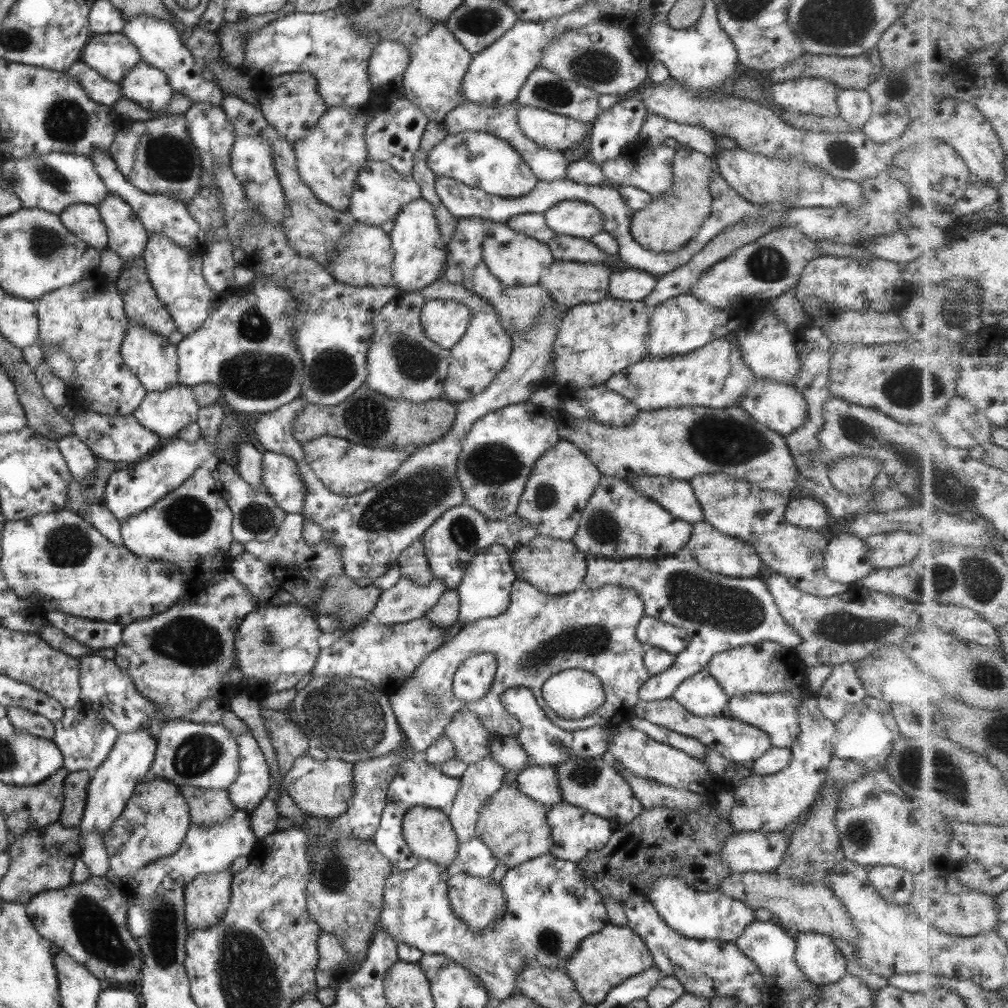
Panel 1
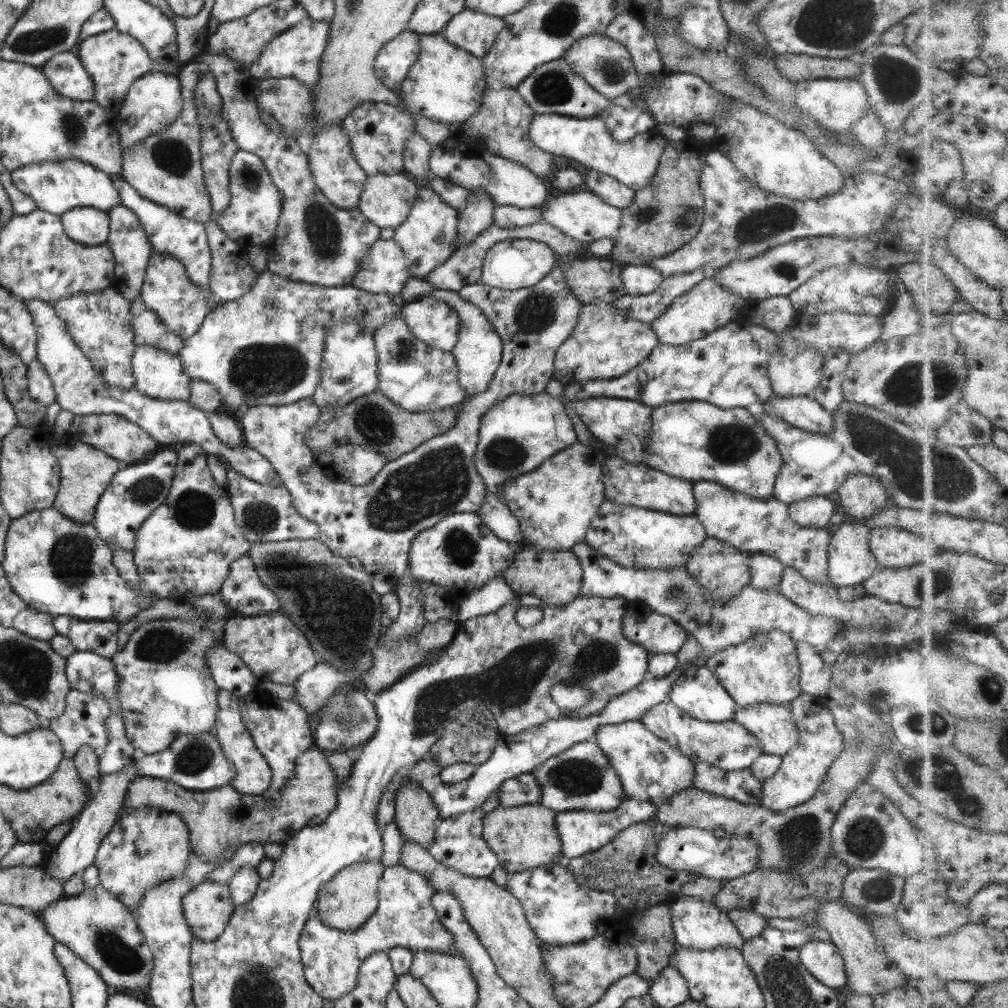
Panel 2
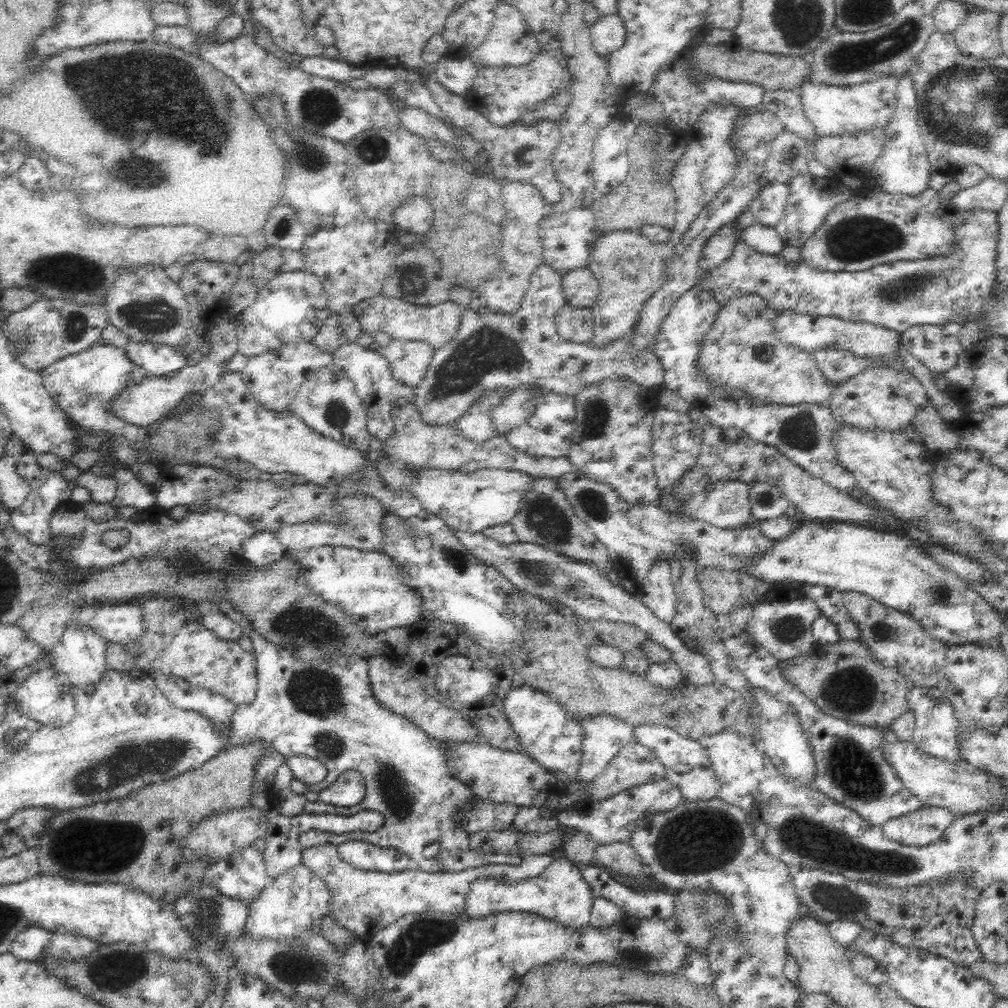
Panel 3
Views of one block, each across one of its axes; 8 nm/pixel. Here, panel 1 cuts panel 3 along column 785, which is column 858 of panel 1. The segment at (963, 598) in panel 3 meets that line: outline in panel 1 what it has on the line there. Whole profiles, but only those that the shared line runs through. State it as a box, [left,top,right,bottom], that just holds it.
[823,532,872,584]

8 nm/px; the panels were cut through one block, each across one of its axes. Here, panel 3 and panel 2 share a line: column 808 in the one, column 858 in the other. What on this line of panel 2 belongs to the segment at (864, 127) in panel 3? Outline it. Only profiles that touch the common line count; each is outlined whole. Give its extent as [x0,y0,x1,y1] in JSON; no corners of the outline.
[793,79,869,132]

